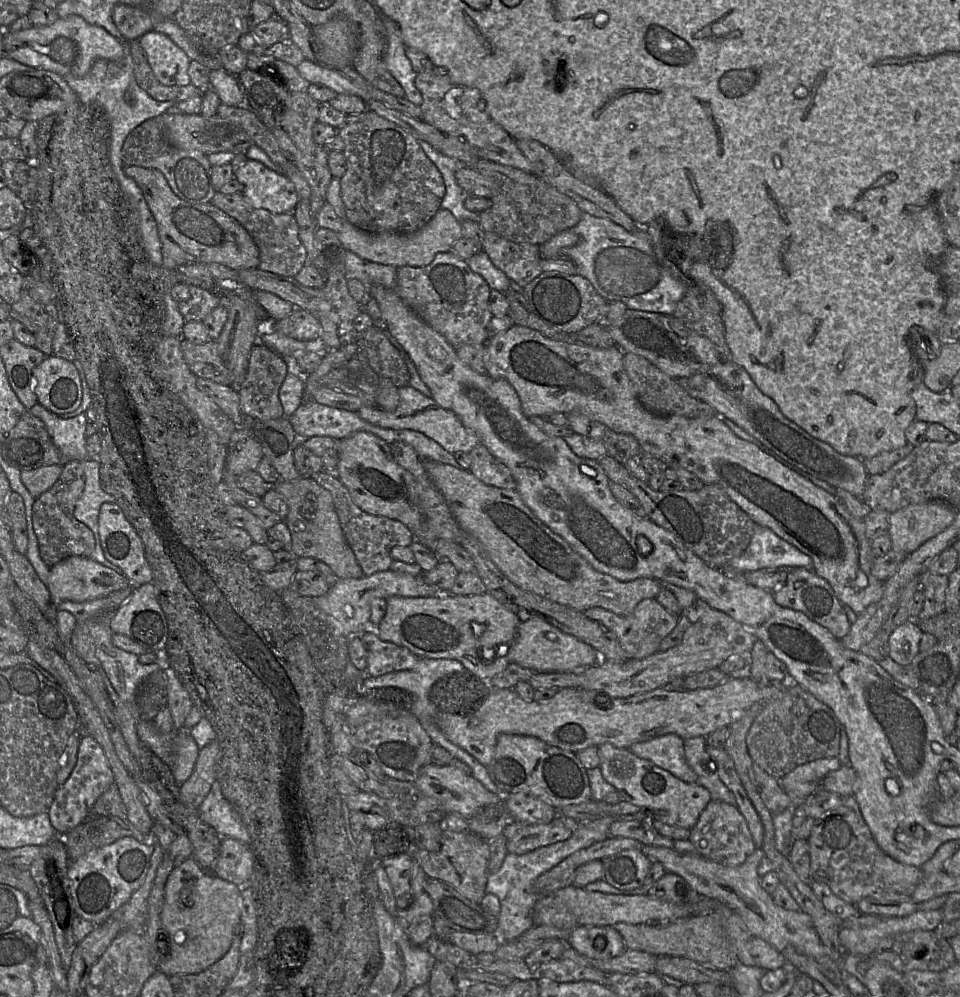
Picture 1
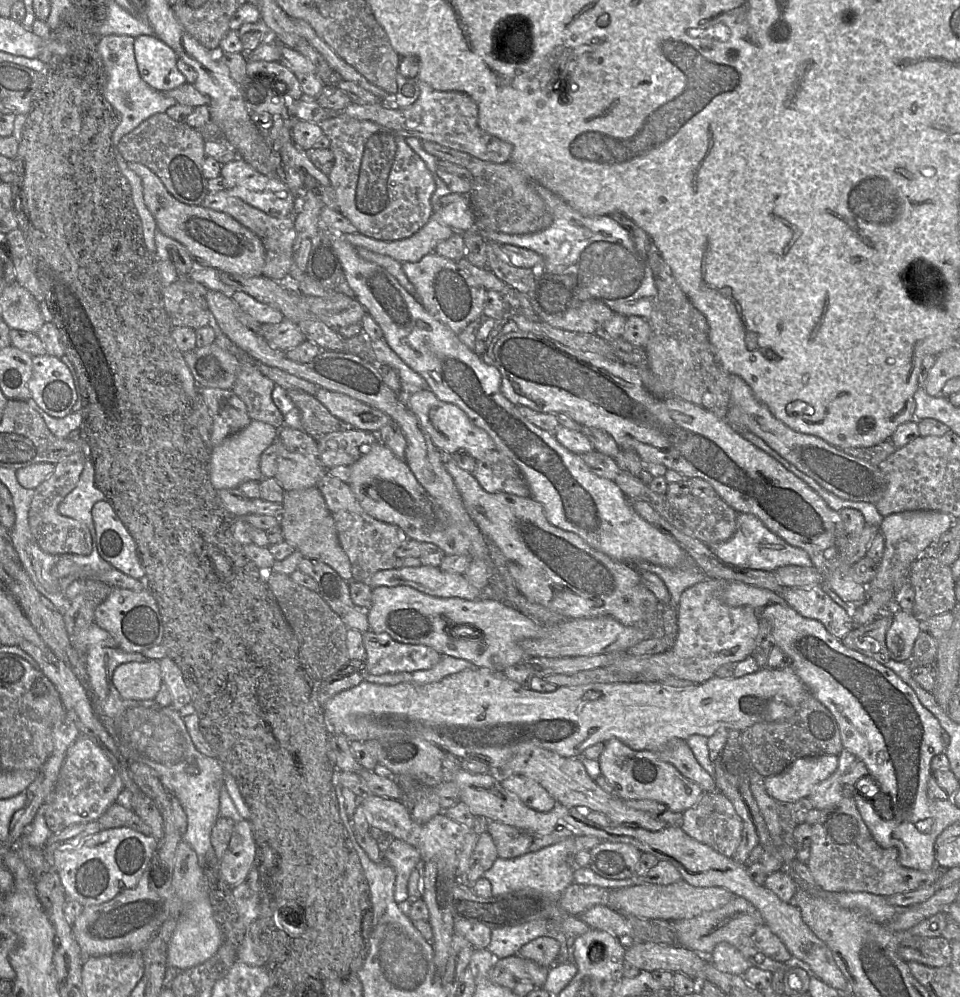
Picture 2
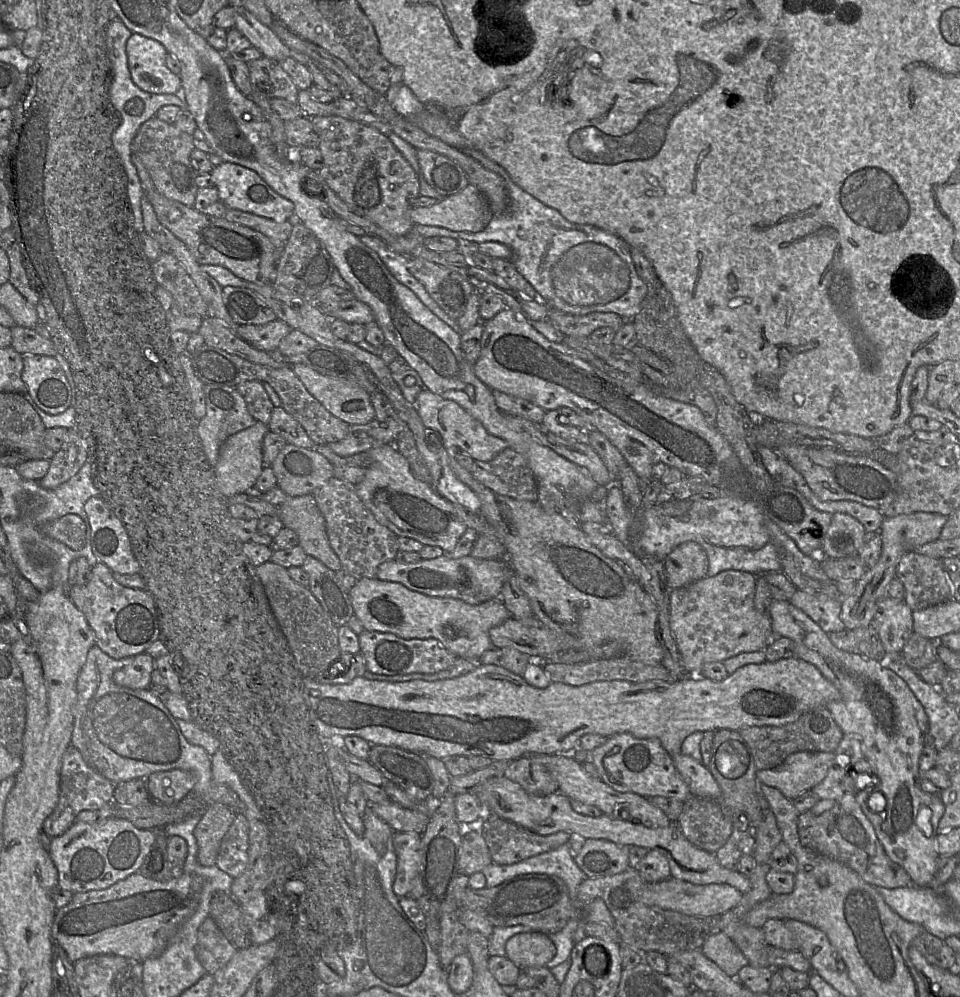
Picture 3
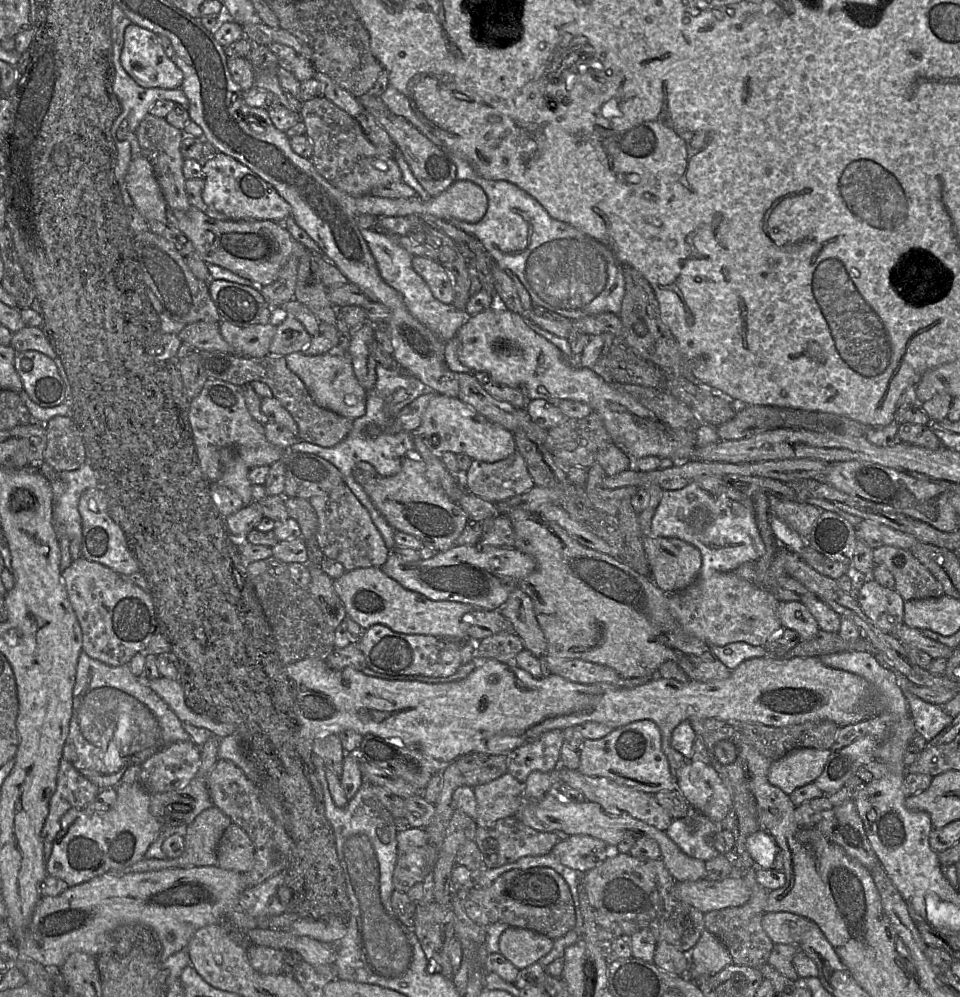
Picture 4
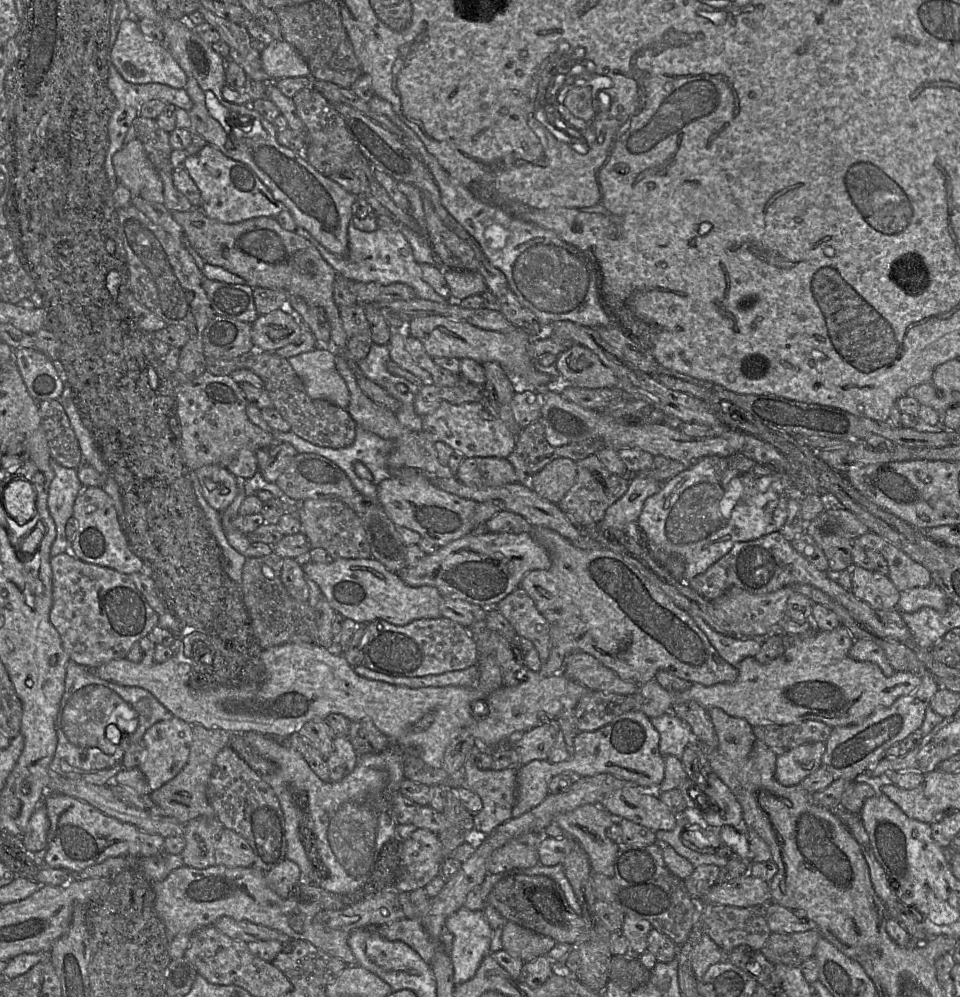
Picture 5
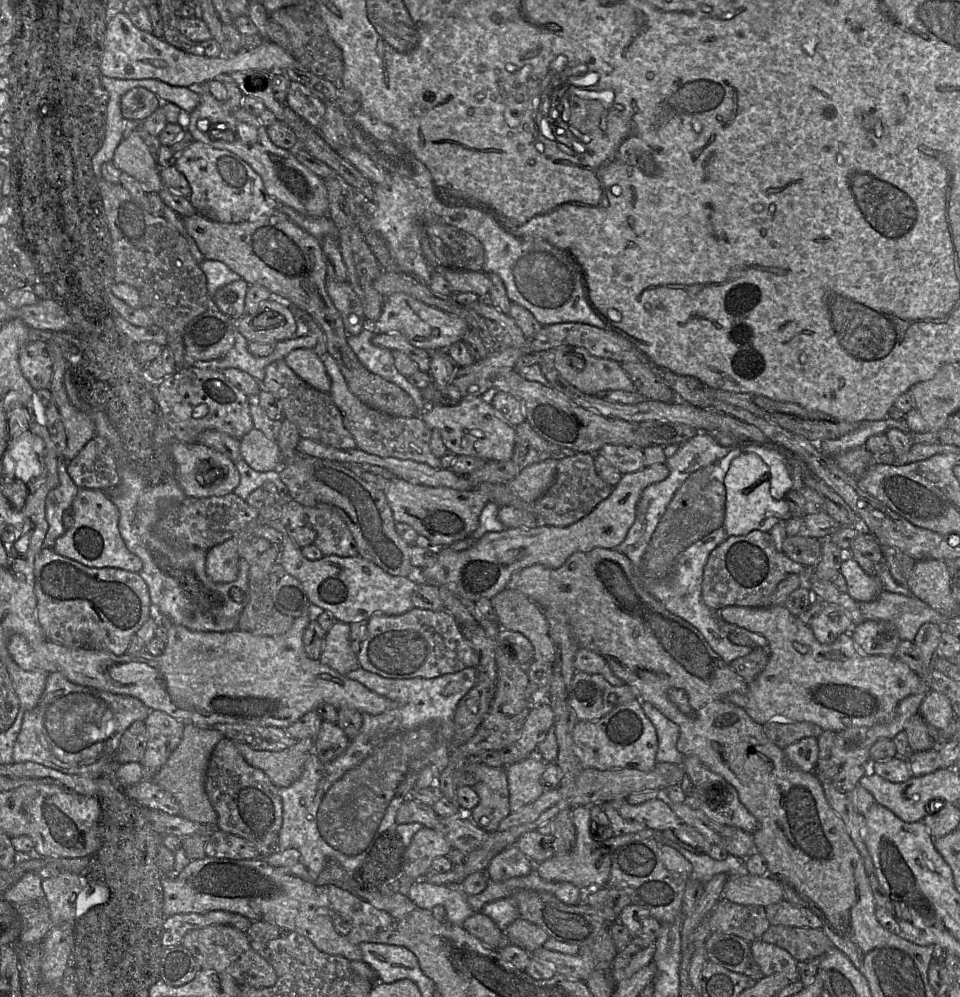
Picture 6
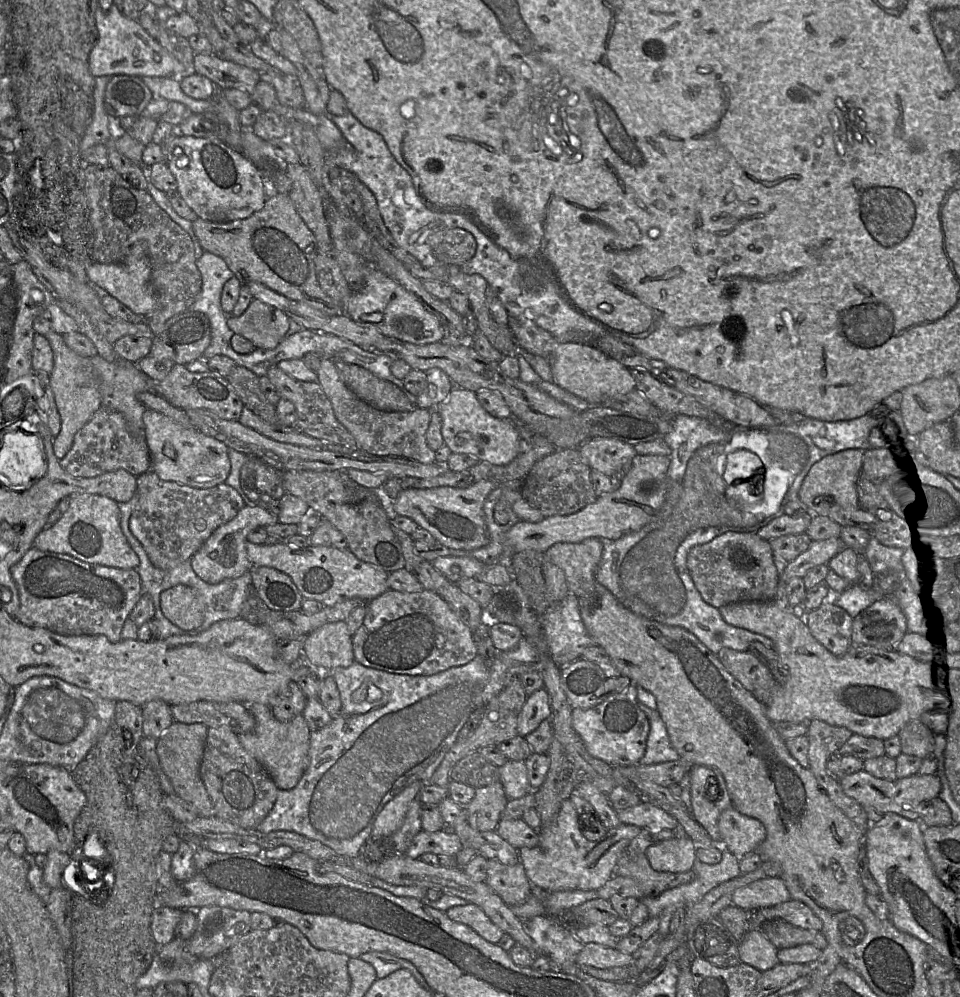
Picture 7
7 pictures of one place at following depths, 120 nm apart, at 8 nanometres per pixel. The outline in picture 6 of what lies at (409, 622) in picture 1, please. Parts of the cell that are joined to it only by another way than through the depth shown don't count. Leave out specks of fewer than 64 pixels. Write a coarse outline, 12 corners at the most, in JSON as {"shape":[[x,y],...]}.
{"shape":[[284,535],[279,563],[309,602],[348,624],[414,607],[419,574],[360,555],[309,560]]}

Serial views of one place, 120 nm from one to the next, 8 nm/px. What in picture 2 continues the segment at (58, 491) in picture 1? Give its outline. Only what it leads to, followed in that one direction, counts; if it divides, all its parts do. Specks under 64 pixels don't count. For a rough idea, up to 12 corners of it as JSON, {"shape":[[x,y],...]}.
{"shape":[[87,451],[66,456],[34,490],[29,526],[45,553],[87,555],[88,527],[58,511]]}

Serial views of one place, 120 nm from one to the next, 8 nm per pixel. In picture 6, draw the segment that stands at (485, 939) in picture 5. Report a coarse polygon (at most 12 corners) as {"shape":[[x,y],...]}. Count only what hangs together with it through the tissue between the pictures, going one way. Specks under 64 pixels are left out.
{"shape":[[402,882],[400,892],[417,906],[444,907],[461,926],[472,908],[460,885]]}

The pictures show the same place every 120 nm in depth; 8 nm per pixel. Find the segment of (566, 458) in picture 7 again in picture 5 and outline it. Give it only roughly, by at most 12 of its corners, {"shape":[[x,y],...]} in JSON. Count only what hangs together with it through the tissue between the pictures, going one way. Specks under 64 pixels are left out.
{"shape":[[596,454],[575,463],[575,484],[558,503],[574,526],[600,522],[629,477]]}

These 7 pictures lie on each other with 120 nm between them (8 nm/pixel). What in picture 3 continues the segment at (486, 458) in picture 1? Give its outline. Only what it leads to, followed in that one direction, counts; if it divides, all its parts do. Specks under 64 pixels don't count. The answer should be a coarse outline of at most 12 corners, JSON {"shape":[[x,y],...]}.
{"shape":[[506,448],[474,460],[473,477],[493,492],[538,500],[524,455]]}

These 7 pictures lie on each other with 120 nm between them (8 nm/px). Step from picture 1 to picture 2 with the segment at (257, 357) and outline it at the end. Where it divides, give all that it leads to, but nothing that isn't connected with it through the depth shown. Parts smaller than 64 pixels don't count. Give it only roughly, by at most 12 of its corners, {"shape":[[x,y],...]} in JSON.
{"shape":[[241,360],[232,389],[252,420],[280,429],[275,385],[251,360]]}

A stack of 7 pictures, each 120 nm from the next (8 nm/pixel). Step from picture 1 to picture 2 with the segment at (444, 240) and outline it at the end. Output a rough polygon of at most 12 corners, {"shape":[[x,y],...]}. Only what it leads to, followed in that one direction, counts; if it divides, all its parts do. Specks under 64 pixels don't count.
{"shape":[[430,217],[414,235],[377,240],[359,232],[343,234],[354,247],[419,262],[455,233]]}

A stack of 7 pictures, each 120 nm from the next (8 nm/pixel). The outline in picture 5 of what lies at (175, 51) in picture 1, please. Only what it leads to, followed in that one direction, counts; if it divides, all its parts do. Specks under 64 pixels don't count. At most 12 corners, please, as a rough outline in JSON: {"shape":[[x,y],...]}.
{"shape":[[122,21],[110,51],[127,82],[176,89],[187,76],[168,47]]}

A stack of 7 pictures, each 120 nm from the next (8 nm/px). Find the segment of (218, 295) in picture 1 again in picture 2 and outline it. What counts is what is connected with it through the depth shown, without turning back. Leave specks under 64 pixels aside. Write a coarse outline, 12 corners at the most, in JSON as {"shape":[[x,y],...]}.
{"shape":[[190,278],[163,287],[172,326],[212,323],[208,289]]}

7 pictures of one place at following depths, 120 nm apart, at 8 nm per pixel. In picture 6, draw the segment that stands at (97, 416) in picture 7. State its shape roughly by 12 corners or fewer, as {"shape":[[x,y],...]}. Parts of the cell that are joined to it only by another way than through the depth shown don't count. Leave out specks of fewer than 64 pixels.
{"shape":[[98,435],[67,472],[79,489],[120,482],[113,448]]}

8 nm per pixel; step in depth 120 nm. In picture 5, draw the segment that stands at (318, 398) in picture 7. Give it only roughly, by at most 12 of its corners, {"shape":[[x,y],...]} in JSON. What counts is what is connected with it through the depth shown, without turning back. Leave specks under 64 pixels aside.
{"shape":[[253,350],[206,359],[206,371],[251,370],[302,439],[334,449],[354,442],[347,410],[309,397],[286,358]]}

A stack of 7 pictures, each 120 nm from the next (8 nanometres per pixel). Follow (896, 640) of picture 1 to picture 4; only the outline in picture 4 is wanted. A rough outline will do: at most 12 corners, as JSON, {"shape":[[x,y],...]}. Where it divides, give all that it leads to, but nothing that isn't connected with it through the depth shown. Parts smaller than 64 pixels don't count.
{"shape":[[872,578],[856,597],[881,631],[903,623],[905,601]]}

